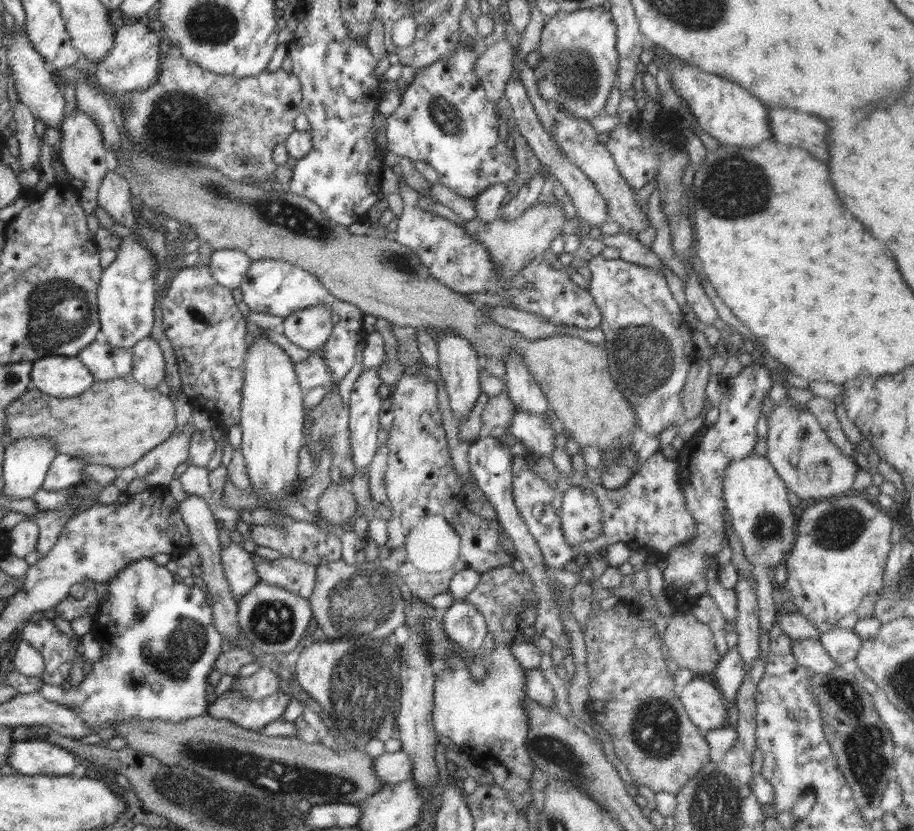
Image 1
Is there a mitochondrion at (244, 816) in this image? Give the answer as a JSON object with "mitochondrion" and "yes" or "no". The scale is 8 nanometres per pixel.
{"mitochondrion":"yes"}

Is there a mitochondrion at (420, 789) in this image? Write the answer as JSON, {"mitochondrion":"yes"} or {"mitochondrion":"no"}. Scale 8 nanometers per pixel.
{"mitochondrion":"no"}

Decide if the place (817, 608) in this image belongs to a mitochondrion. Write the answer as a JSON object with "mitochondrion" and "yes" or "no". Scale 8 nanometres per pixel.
{"mitochondrion":"no"}

